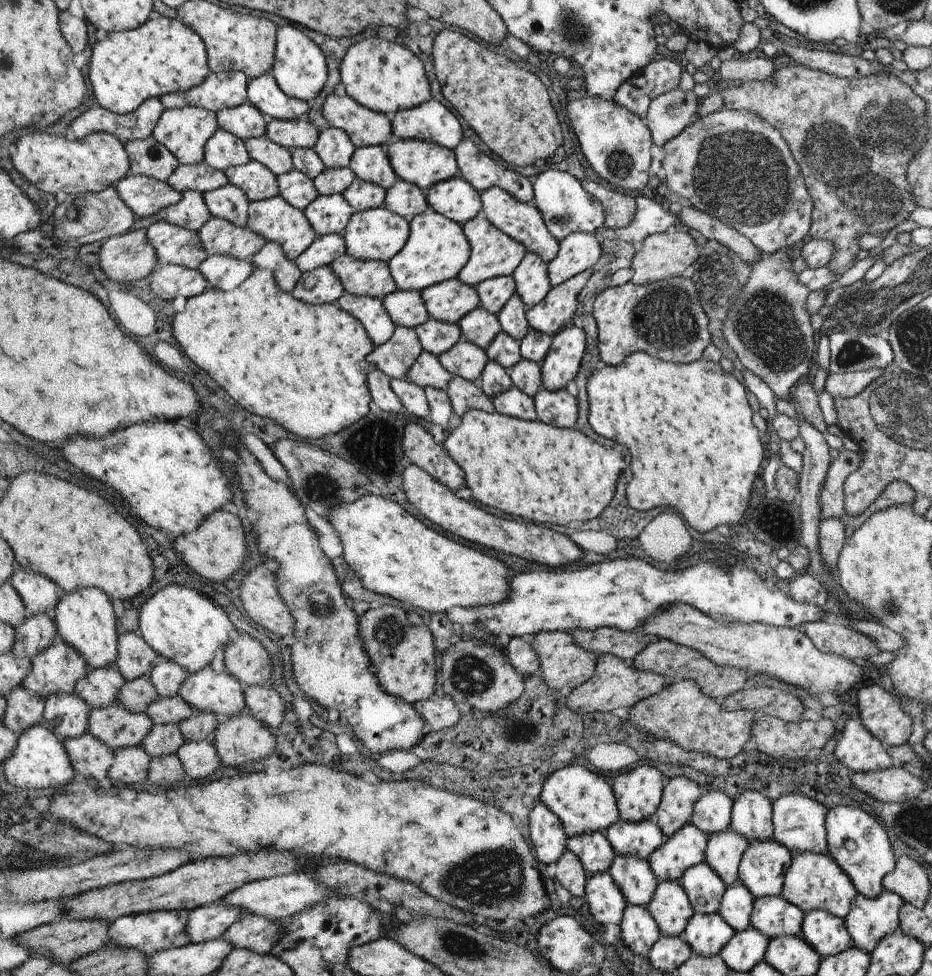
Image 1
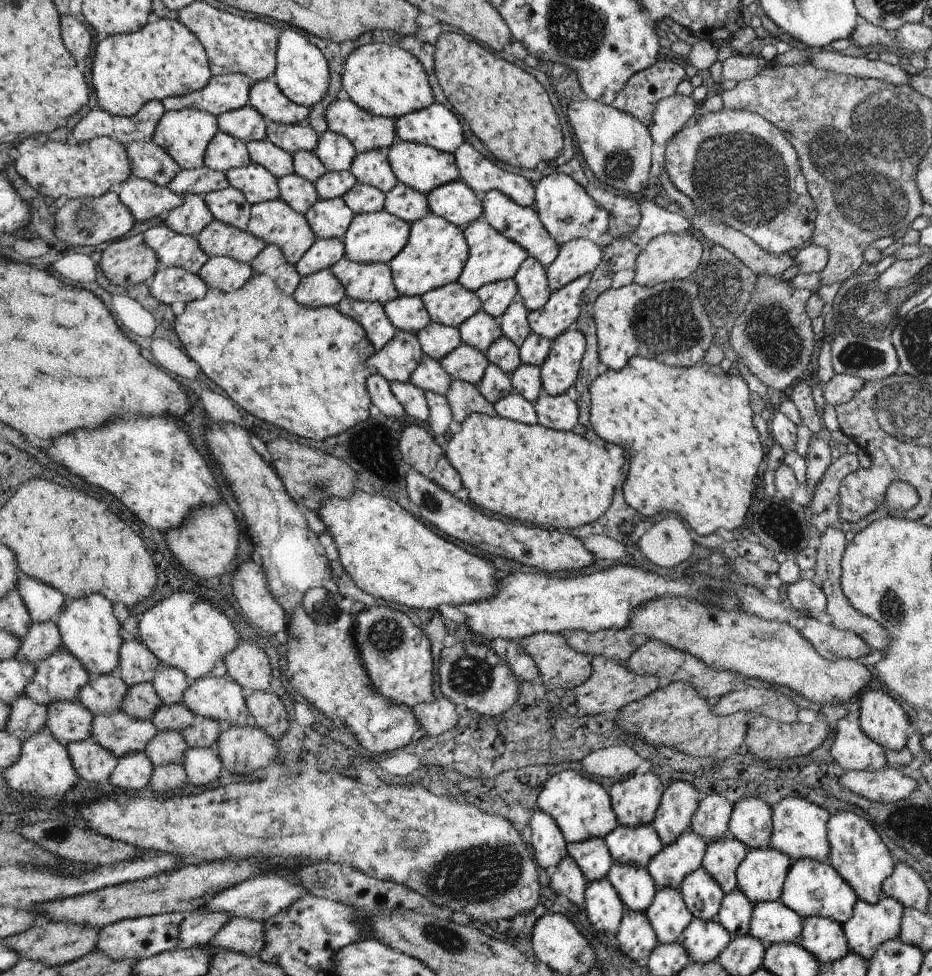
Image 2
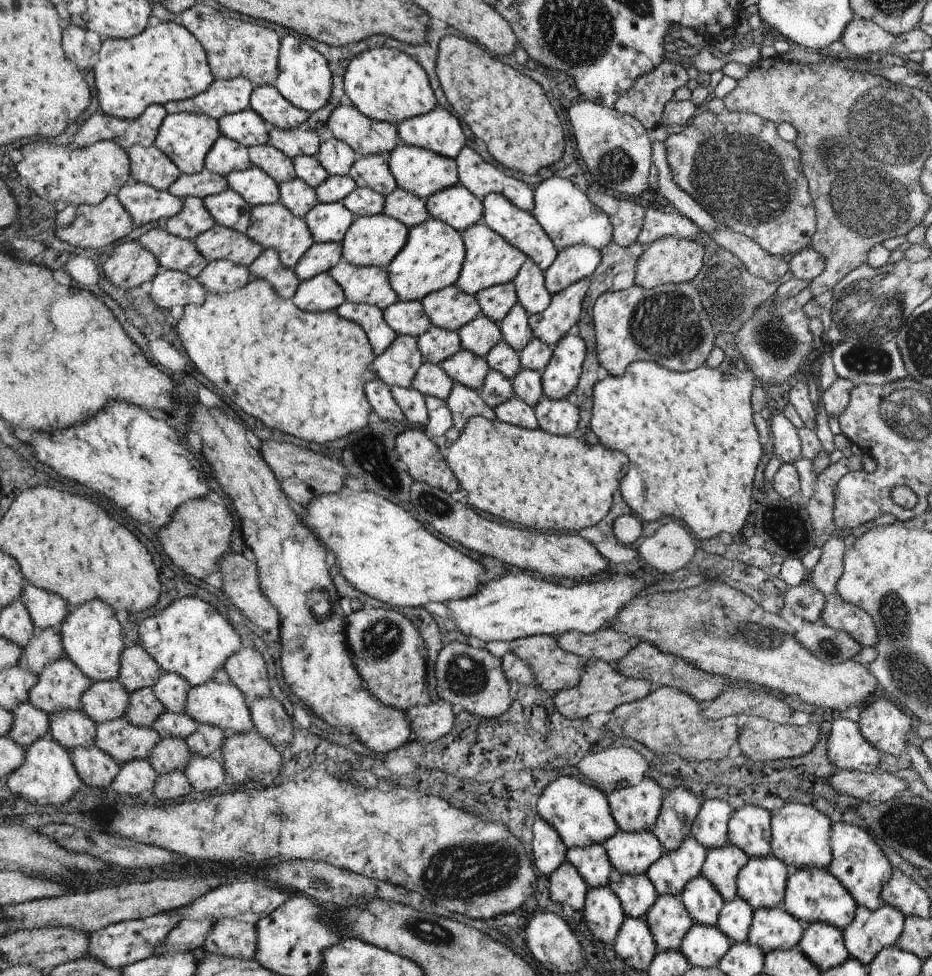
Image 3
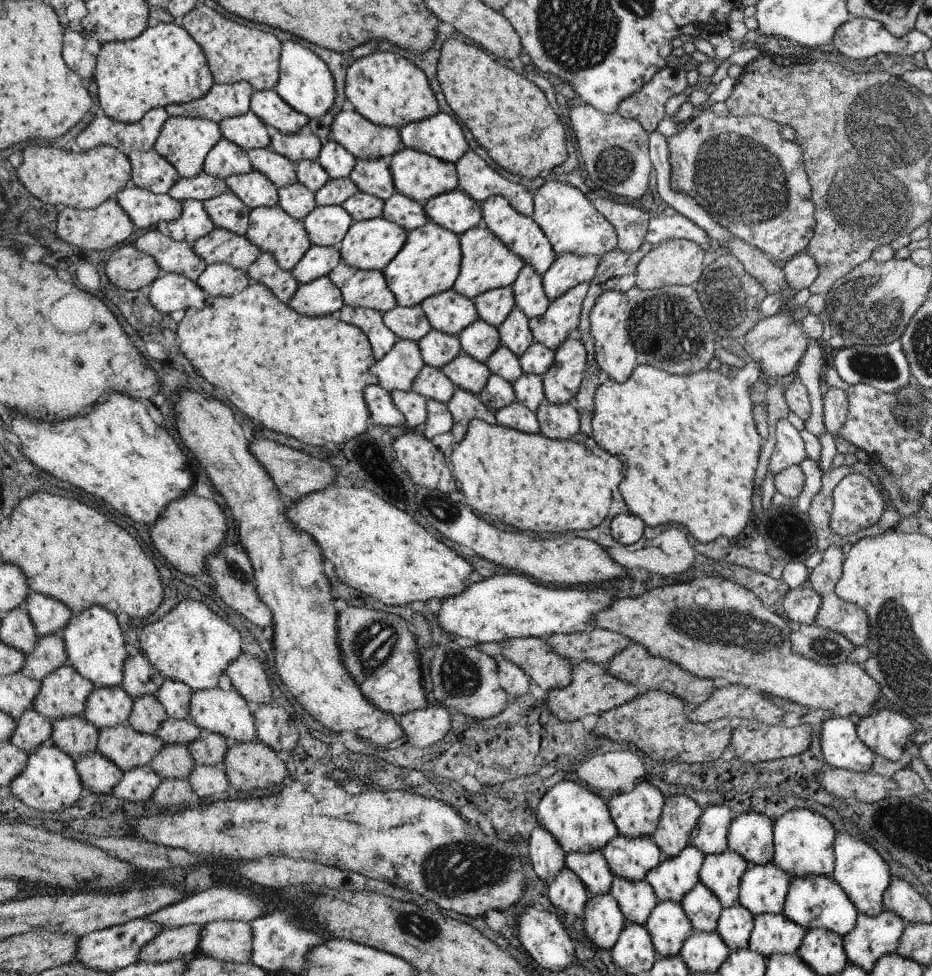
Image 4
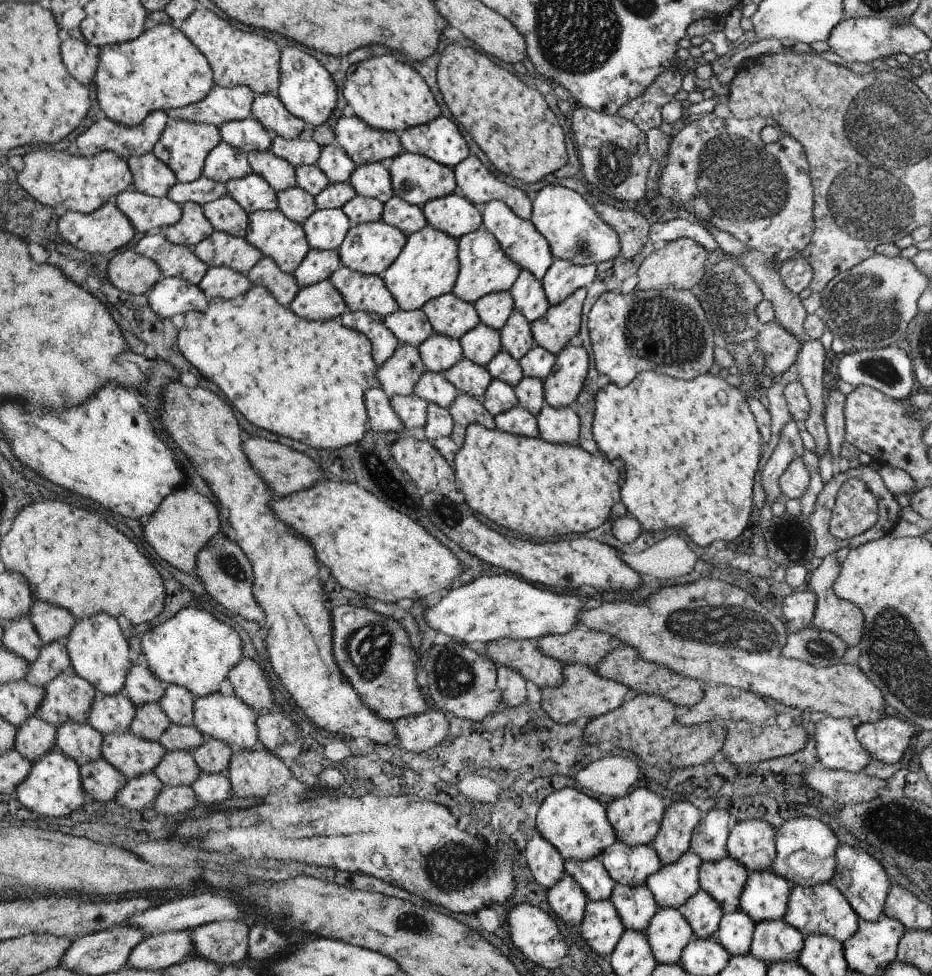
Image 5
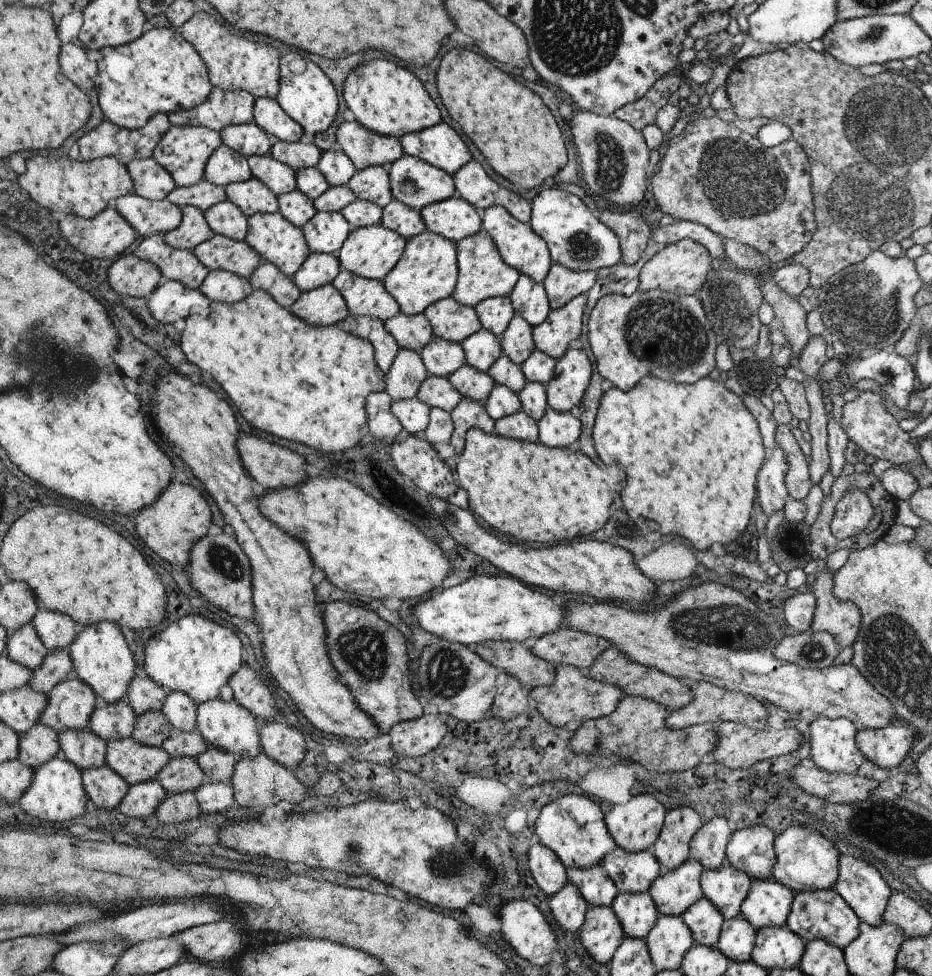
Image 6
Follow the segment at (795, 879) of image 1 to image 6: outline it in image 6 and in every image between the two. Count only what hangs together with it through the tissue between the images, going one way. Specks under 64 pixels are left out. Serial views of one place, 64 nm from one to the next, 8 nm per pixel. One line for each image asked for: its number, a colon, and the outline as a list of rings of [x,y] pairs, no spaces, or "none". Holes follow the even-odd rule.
2: [[[795,860],[791,862],[791,868],[787,872],[785,884],[783,884],[783,896],[781,902],[795,910],[801,918],[811,918],[811,916],[821,916],[839,922],[841,926],[853,916],[853,908],[857,902],[855,890],[839,876],[839,872],[829,864],[829,862],[819,862],[819,860]]]
3: [[[799,868],[791,870],[787,878],[787,888],[785,888],[785,898],[781,902],[781,908],[795,916],[803,926],[811,922],[821,922],[821,924],[831,924],[839,930],[845,930],[857,912],[857,902],[847,892],[847,888],[841,884],[839,878],[835,878],[827,868]]]
4: [[[831,876],[791,878],[789,894],[787,894],[785,908],[781,914],[787,916],[789,920],[793,920],[795,924],[803,926],[805,930],[825,928],[825,930],[831,930],[839,936],[847,936],[855,928],[857,918],[859,918],[855,904],[851,902],[847,892],[843,892],[843,888]]]
5: [[[831,882],[815,884],[815,886],[809,886],[809,888],[793,886],[783,920],[787,924],[795,926],[799,932],[803,932],[803,938],[823,934],[823,936],[831,936],[831,938],[835,938],[839,942],[849,940],[859,928],[859,916],[857,916],[855,908],[851,908],[851,904],[843,896],[843,892],[839,892],[839,888],[833,886]]]
6: [[[815,890],[815,892],[795,892],[791,912],[787,916],[785,926],[799,934],[803,942],[811,940],[827,940],[829,944],[837,948],[849,946],[859,936],[859,916],[853,912],[853,908],[833,890]]]

